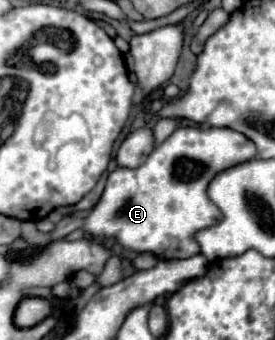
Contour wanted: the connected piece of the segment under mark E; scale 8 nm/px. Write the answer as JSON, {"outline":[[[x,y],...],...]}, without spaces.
{"outline":[[[177,128],[159,144],[147,160],[131,170],[117,168],[109,174],[103,196],[87,218],[65,216],[51,232],[43,234],[33,222],[21,222],[21,240],[31,248],[41,248],[51,240],[65,238],[77,228],[85,228],[93,238],[117,238],[119,244],[133,252],[151,252],[157,258],[189,258],[199,254],[193,234],[205,226],[215,226],[221,212],[209,202],[209,182],[229,166],[247,162],[257,156],[257,146],[241,132],[229,128]]]}

